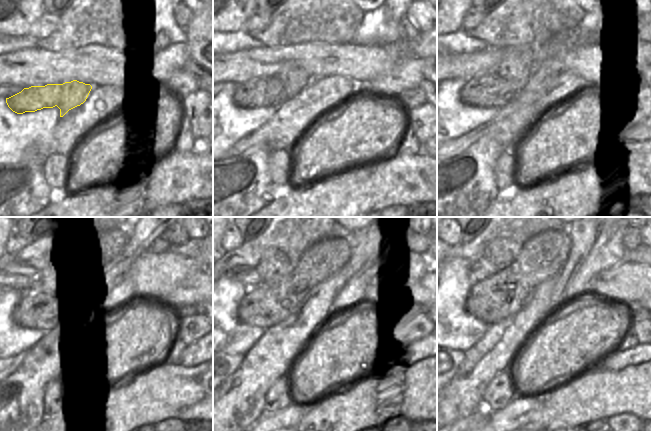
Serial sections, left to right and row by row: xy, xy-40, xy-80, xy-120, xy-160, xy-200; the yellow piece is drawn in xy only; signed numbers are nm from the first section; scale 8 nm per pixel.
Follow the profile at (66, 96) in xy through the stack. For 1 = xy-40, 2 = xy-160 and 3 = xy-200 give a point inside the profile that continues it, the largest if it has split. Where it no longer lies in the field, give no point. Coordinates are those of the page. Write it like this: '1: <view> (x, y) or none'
1: xy-40 (291, 78)
2: xy-160 (270, 302)
3: xy-200 (491, 300)

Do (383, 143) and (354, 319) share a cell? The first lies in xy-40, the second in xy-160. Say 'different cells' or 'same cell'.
same cell

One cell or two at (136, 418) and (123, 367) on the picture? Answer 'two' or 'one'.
two

